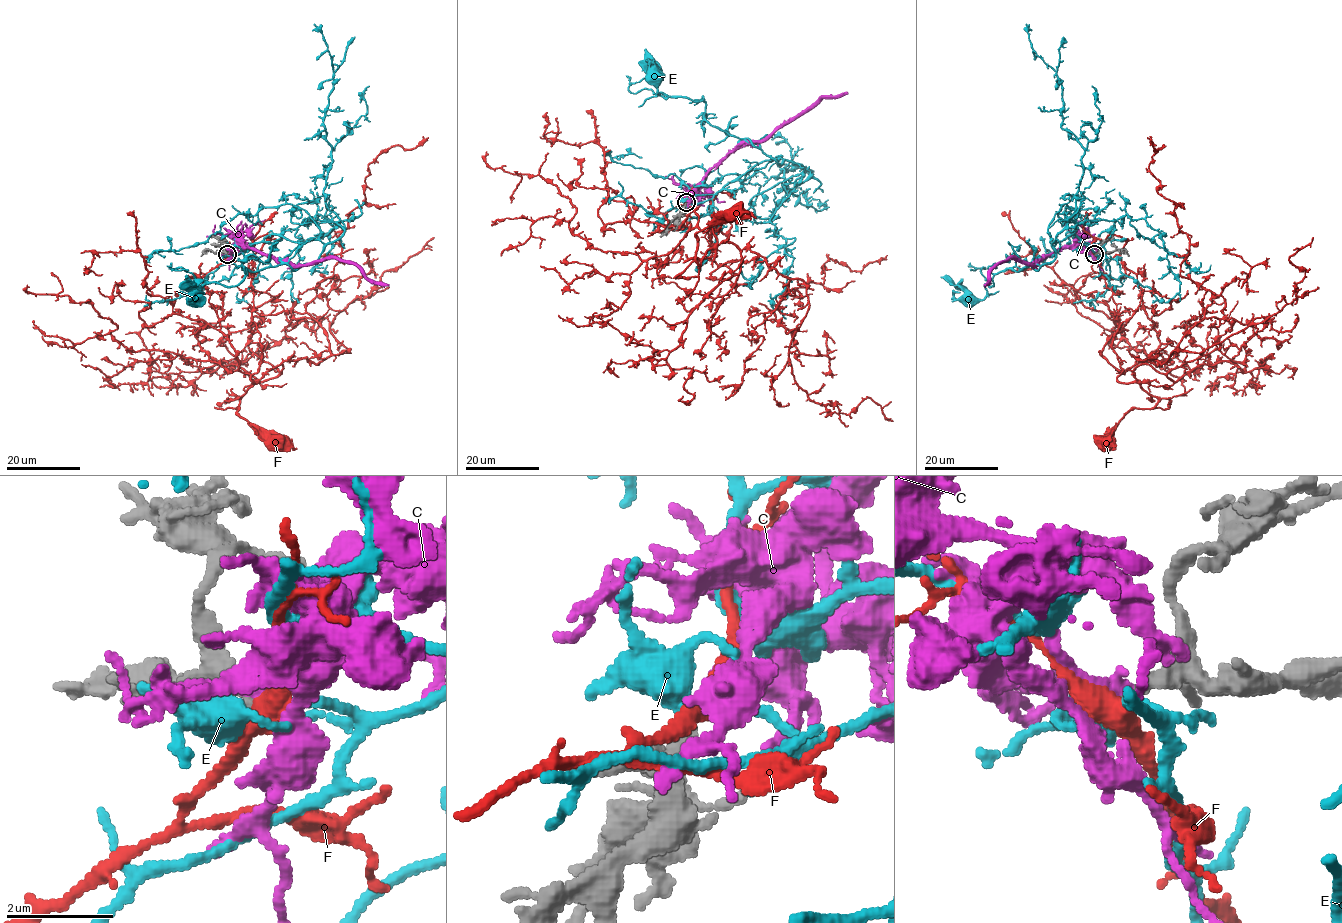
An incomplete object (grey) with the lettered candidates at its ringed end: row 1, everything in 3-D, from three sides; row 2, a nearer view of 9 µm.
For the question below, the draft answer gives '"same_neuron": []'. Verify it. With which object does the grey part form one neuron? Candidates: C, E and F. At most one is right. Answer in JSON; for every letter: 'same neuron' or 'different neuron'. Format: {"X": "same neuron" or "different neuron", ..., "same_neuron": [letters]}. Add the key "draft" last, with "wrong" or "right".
{"C": "different neuron", "E": "different neuron", "F": "different neuron", "same_neuron": [], "draft": "right"}

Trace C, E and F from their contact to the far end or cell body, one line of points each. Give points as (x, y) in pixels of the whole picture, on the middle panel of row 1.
C: (685, 203), (695, 194), (695, 188), (706, 174), (743, 143), (767, 140), (818, 100), (847, 92)
E: (686, 203), (710, 200), (756, 165), (782, 159), (713, 127), (703, 102), (657, 94), (656, 74)
F: (686, 203), (661, 213), (679, 228), (695, 209), (698, 227), (712, 228), (699, 266), (696, 234), (737, 212)

